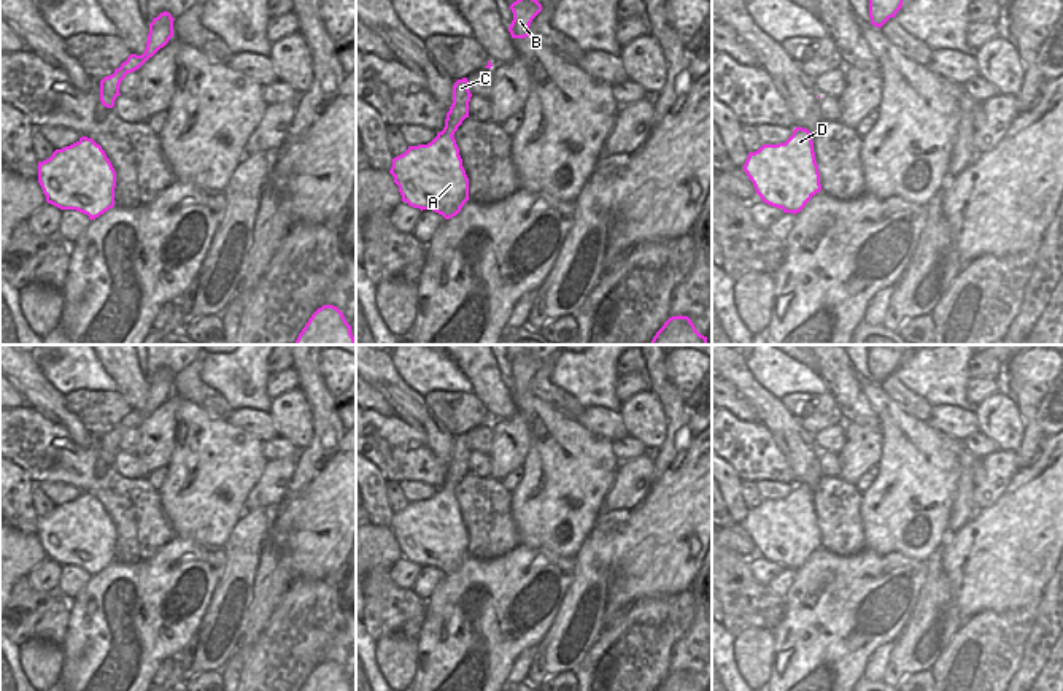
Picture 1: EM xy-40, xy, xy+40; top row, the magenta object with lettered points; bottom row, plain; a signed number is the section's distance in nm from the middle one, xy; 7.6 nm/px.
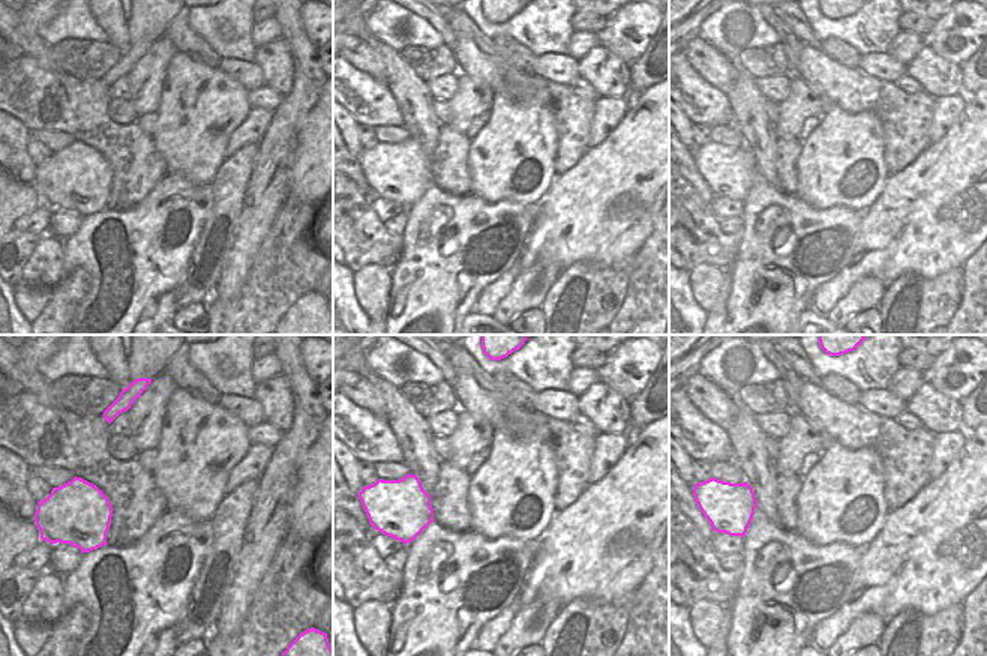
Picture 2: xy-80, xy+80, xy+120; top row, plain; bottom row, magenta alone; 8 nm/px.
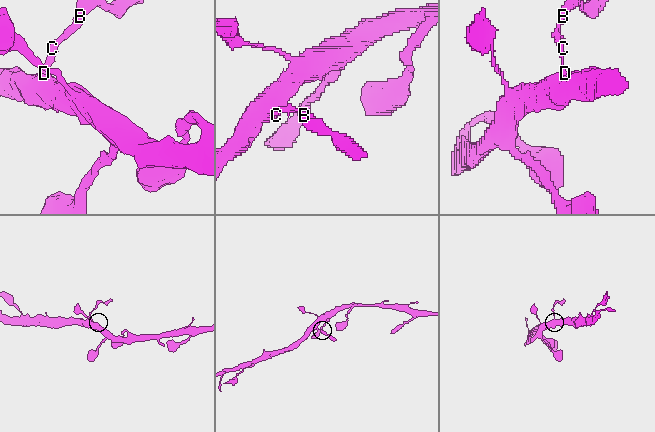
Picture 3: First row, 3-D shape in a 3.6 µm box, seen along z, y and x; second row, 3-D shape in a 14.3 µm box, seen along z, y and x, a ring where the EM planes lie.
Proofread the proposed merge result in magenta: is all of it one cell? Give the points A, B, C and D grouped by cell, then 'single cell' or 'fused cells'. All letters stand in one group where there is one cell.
groups A D / B C; fused cells

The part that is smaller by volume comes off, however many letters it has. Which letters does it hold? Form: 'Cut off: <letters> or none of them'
Cut off: B, C

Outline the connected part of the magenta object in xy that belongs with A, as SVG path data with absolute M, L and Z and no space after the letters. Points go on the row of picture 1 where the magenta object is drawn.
M445 130L427 145L408 146L392 159L389 173L402 202L432 210L445 219L456 216L469 200L469 178L453 133Z

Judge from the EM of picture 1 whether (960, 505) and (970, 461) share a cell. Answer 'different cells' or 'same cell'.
same cell

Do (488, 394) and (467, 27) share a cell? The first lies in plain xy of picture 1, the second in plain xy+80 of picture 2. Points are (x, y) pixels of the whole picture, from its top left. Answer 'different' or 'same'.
different

